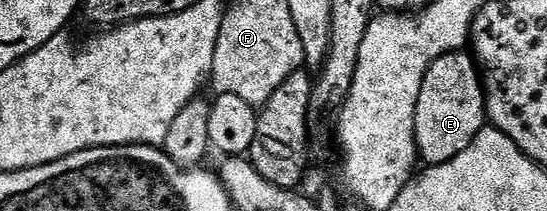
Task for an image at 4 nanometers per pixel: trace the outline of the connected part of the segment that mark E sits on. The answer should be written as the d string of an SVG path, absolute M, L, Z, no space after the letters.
M471 53L443 54L426 72L416 109L416 148L428 166L437 166L462 152L486 125L486 87Z

